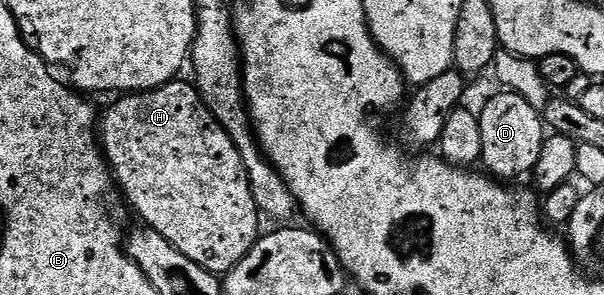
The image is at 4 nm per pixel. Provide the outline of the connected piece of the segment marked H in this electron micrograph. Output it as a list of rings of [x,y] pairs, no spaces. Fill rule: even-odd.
[[[176,78],[149,92],[124,95],[101,116],[101,147],[118,187],[123,188],[146,227],[157,230],[185,258],[205,270],[226,274],[237,267],[241,258],[259,239],[261,213],[255,205],[251,183],[237,146],[203,103],[194,83]]]

